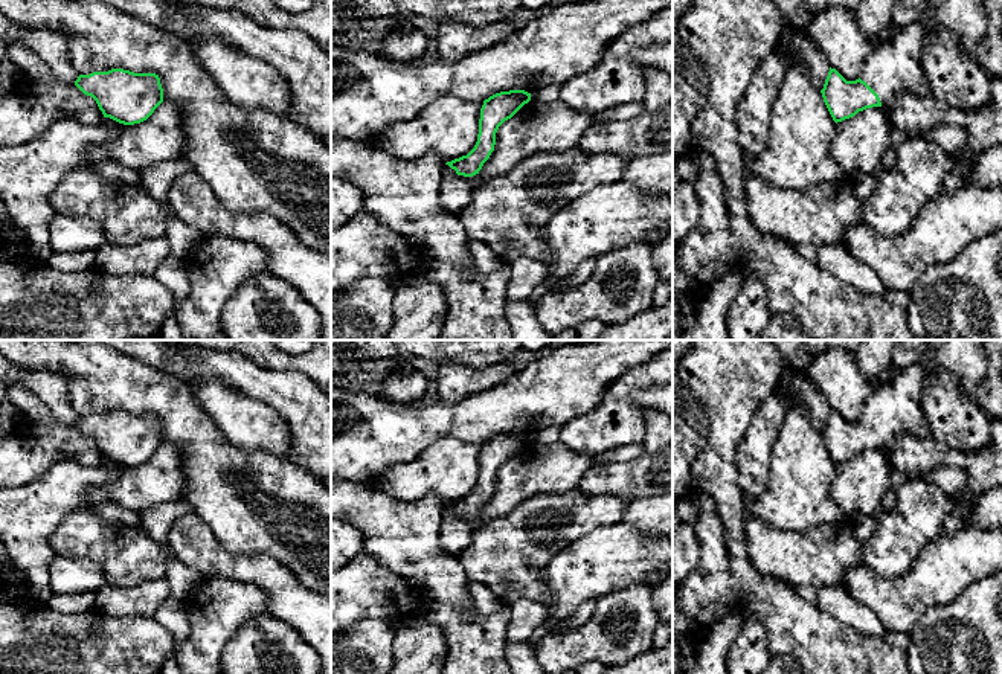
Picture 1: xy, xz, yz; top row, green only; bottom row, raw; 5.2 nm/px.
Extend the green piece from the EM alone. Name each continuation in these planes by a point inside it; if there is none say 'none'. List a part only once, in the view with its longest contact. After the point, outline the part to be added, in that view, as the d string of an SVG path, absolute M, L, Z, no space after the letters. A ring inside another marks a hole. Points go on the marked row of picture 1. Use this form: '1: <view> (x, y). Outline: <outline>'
1: yz (891, 69). Outline: M930 0L923 15L866 56L860 79L880 98L882 107L901 95L930 96L930 82L923 69L923 44L933 29L946 29L961 41L964 53L975 56L987 34L984 0Z

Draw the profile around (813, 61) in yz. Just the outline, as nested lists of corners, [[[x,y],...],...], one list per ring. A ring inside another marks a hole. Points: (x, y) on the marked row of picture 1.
[[[784,26],[782,34],[788,47],[799,56],[808,79],[821,91],[830,72],[824,53],[817,49],[807,30]]]

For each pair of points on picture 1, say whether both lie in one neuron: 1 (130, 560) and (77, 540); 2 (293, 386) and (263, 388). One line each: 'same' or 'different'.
1: same
2: same

